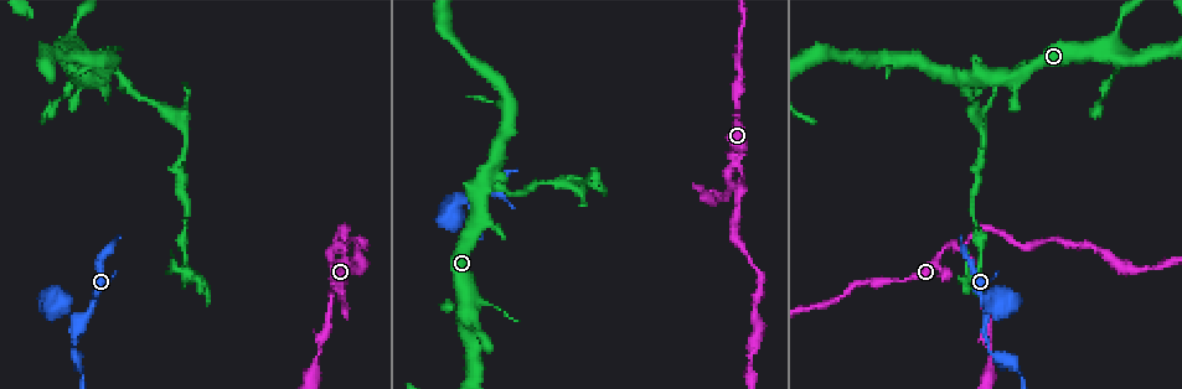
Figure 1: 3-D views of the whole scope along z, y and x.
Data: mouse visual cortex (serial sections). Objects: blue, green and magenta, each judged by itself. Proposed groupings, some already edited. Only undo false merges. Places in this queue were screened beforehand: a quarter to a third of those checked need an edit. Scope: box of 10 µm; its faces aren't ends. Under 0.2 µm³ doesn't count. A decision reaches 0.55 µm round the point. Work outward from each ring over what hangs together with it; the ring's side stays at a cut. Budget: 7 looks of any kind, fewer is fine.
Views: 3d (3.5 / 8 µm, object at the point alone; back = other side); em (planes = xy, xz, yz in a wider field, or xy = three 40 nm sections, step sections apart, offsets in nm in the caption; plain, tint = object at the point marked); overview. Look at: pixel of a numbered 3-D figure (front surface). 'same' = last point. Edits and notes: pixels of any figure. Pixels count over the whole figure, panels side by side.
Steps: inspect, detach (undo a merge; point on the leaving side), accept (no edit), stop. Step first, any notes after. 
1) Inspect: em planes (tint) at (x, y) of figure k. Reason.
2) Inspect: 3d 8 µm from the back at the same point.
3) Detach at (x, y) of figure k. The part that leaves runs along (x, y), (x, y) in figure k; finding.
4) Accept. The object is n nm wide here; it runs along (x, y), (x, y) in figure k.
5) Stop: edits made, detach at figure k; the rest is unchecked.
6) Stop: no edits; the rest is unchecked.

Inspect: 3d 3.5 µm at (731, 167) of figure 1. Abrupt turn.

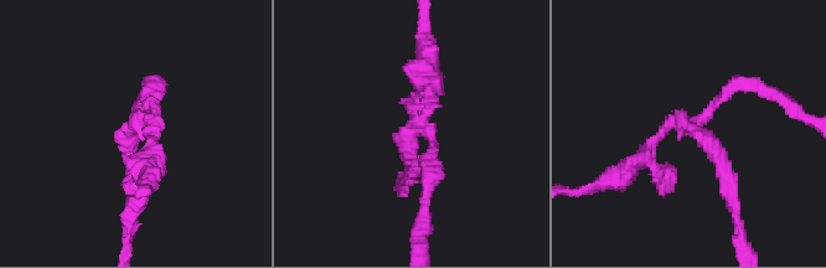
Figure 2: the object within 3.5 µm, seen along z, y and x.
Detach at (719, 156) of figure 2. Two cells meet here.

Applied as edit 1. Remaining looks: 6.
Inspect: 3d 3.5 µm at (979, 76) of figure 1. Three arms meet.

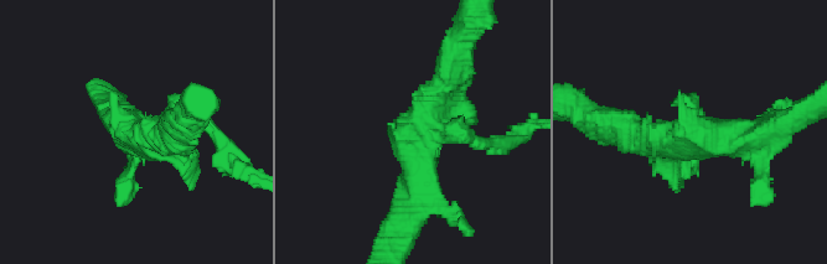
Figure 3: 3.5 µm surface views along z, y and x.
Inspect: em xy step 5 (tint) at (423, 138) of figure 3. Now the EM.

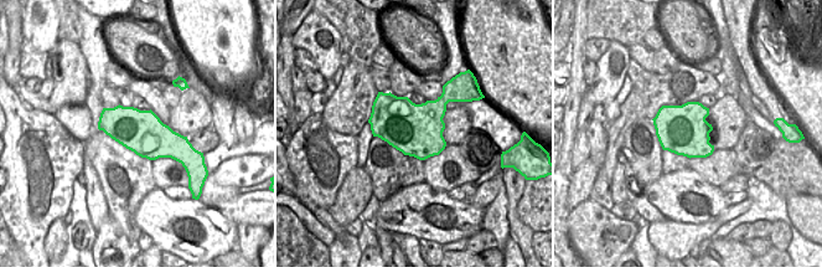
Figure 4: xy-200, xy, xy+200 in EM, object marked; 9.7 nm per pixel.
Detach at (490, 144) of figure 3. The part that leaves runs along (446, 140), (500, 146), (531, 127) in figure 3; two cells meet here.

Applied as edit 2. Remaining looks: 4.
Inspect: 3d 3.5 µm at (983, 319) of figure 1. Thin neck.

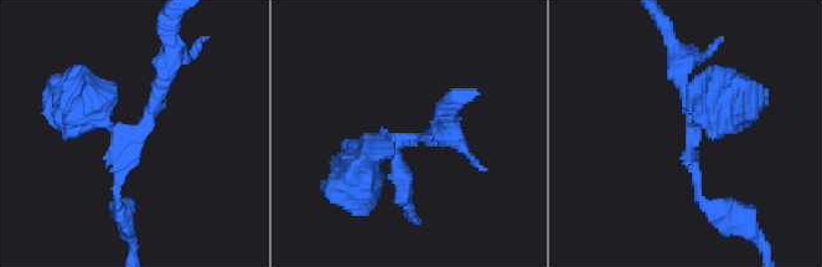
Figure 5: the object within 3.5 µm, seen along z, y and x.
Inspect: em xy step 2 (plain) at (690, 133) of figure 5.

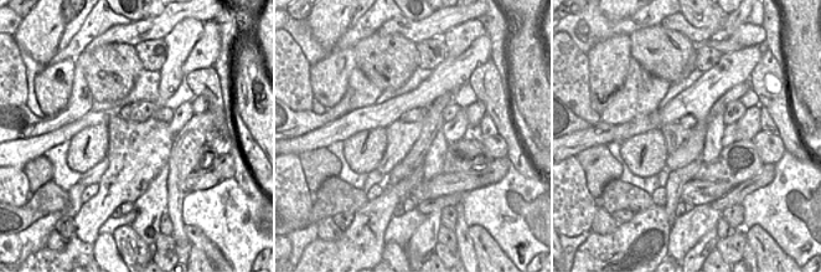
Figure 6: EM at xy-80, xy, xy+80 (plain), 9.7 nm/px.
Inspect: em xy step 2 (tint) at the same point. With the object marked.

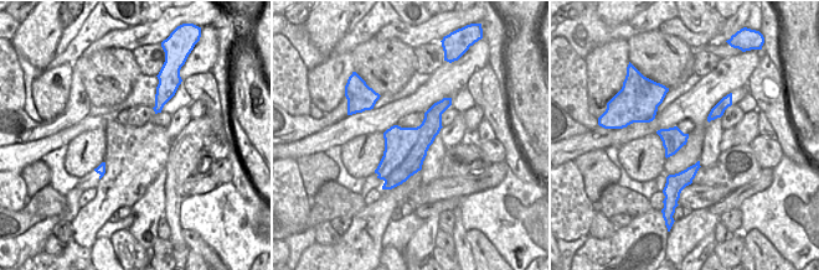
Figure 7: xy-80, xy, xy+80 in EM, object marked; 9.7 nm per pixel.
Detach at (693, 93) of figure 5. The part that leaves runs along (699, 123), (754, 81) in figure 5; a second cell is stuck on.

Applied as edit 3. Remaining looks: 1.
Stop: edits made, detach at figure 2, detach at figure 3, detach at figure 5; the rest is unchecked.

